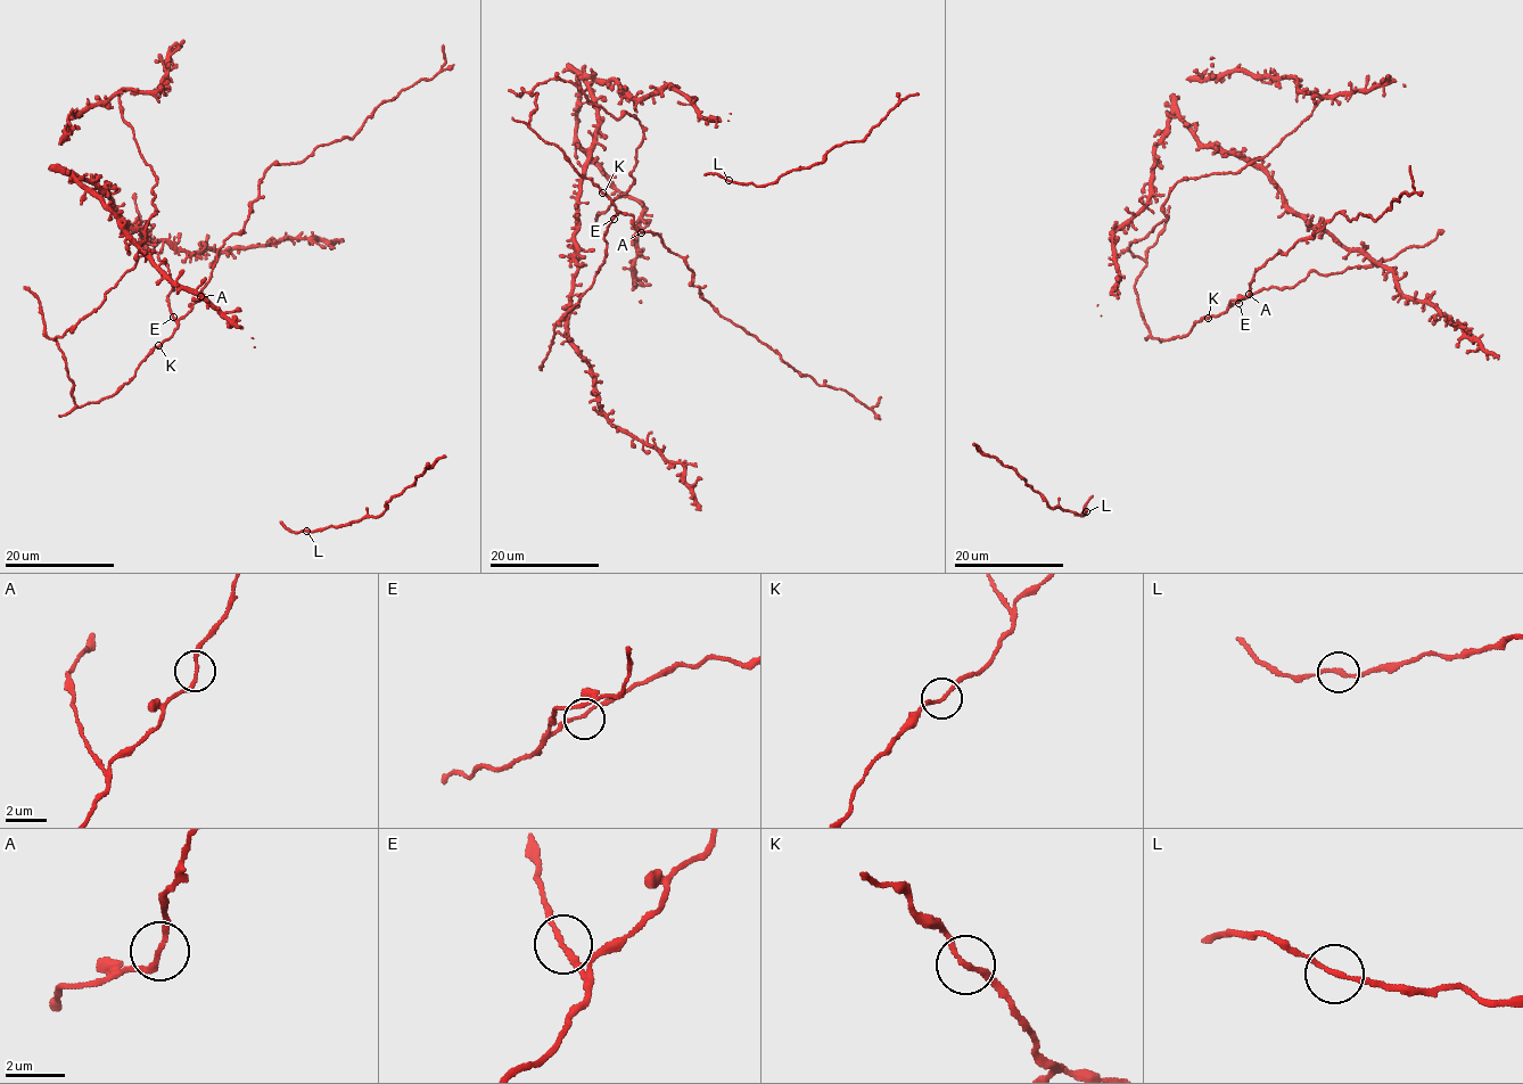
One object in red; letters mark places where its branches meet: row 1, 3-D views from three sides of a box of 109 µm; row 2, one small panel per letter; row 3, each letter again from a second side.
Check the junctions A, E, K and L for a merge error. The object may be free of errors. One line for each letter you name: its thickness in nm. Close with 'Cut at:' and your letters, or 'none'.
Cut at: none

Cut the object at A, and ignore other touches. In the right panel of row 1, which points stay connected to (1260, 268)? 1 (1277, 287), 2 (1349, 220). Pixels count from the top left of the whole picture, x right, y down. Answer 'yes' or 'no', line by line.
1: no
2: yes

